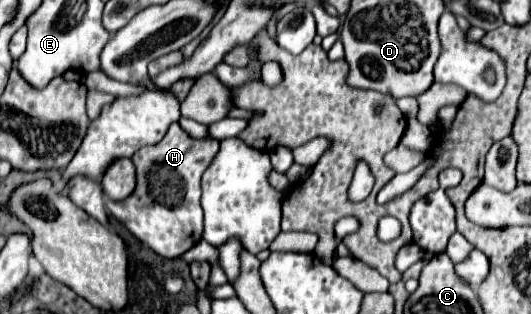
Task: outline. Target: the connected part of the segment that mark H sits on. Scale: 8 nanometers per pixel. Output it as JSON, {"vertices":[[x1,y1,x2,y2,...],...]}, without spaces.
{"vertices":[[174,122,158,144,140,148,140,152,132,156,138,178,136,192,128,200,108,202,108,210,158,256,170,260,180,258,202,238,200,178,216,154,216,140,194,140,180,128,178,122]]}

